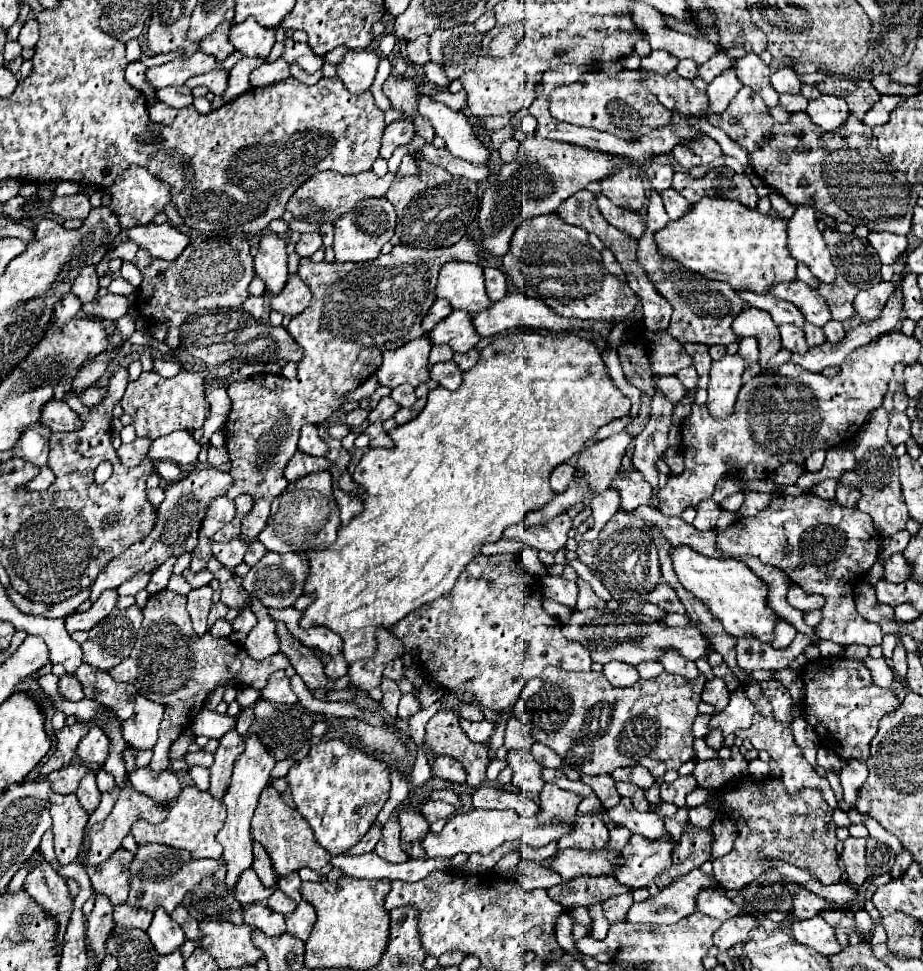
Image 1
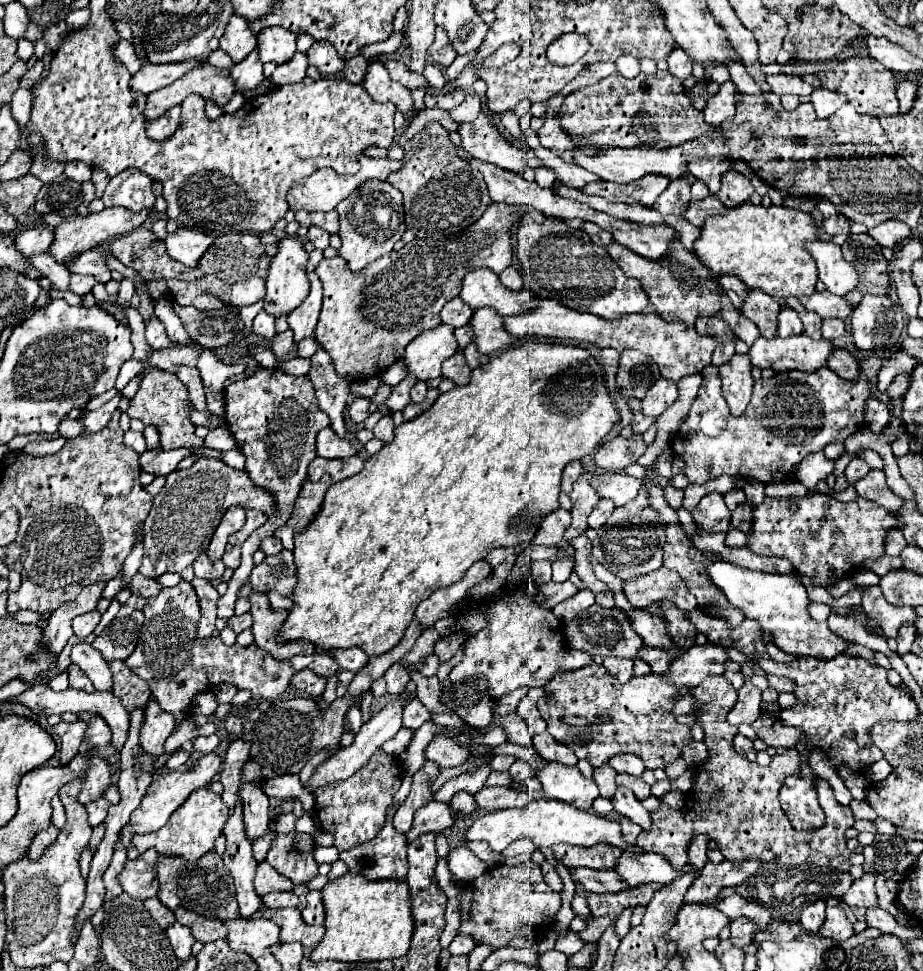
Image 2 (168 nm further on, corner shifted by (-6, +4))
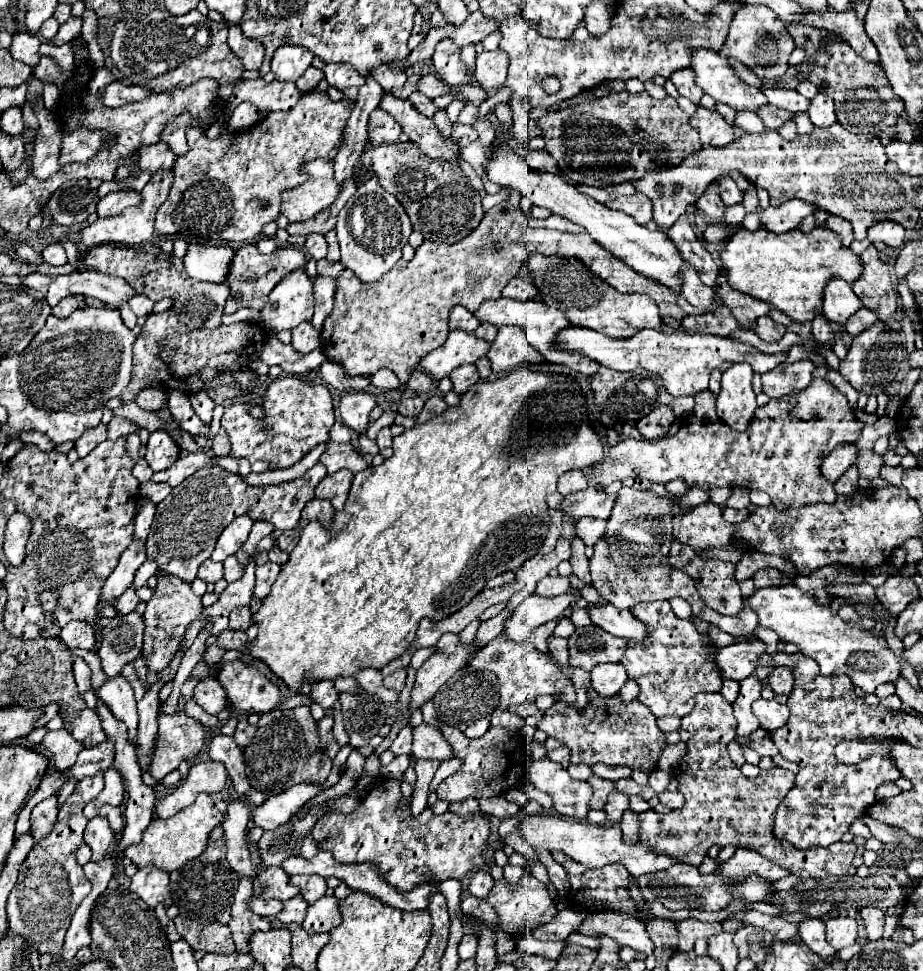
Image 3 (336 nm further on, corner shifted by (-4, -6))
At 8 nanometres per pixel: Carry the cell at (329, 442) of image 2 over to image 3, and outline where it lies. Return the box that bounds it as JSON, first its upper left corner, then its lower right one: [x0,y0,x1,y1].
[320,442,368,474]

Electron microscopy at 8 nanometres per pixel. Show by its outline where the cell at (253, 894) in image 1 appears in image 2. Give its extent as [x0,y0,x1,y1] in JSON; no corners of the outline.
[254,862,294,898]

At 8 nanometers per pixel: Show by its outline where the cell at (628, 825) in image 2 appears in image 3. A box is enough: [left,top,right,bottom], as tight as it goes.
[620,810,640,842]

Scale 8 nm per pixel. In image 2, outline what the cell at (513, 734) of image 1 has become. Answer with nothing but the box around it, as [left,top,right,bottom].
[518,698,546,734]

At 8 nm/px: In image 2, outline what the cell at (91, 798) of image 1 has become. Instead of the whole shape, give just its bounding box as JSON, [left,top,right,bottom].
[86,798,110,826]

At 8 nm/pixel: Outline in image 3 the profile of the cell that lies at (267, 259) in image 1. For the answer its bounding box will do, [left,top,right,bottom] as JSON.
[260,270,314,332]

